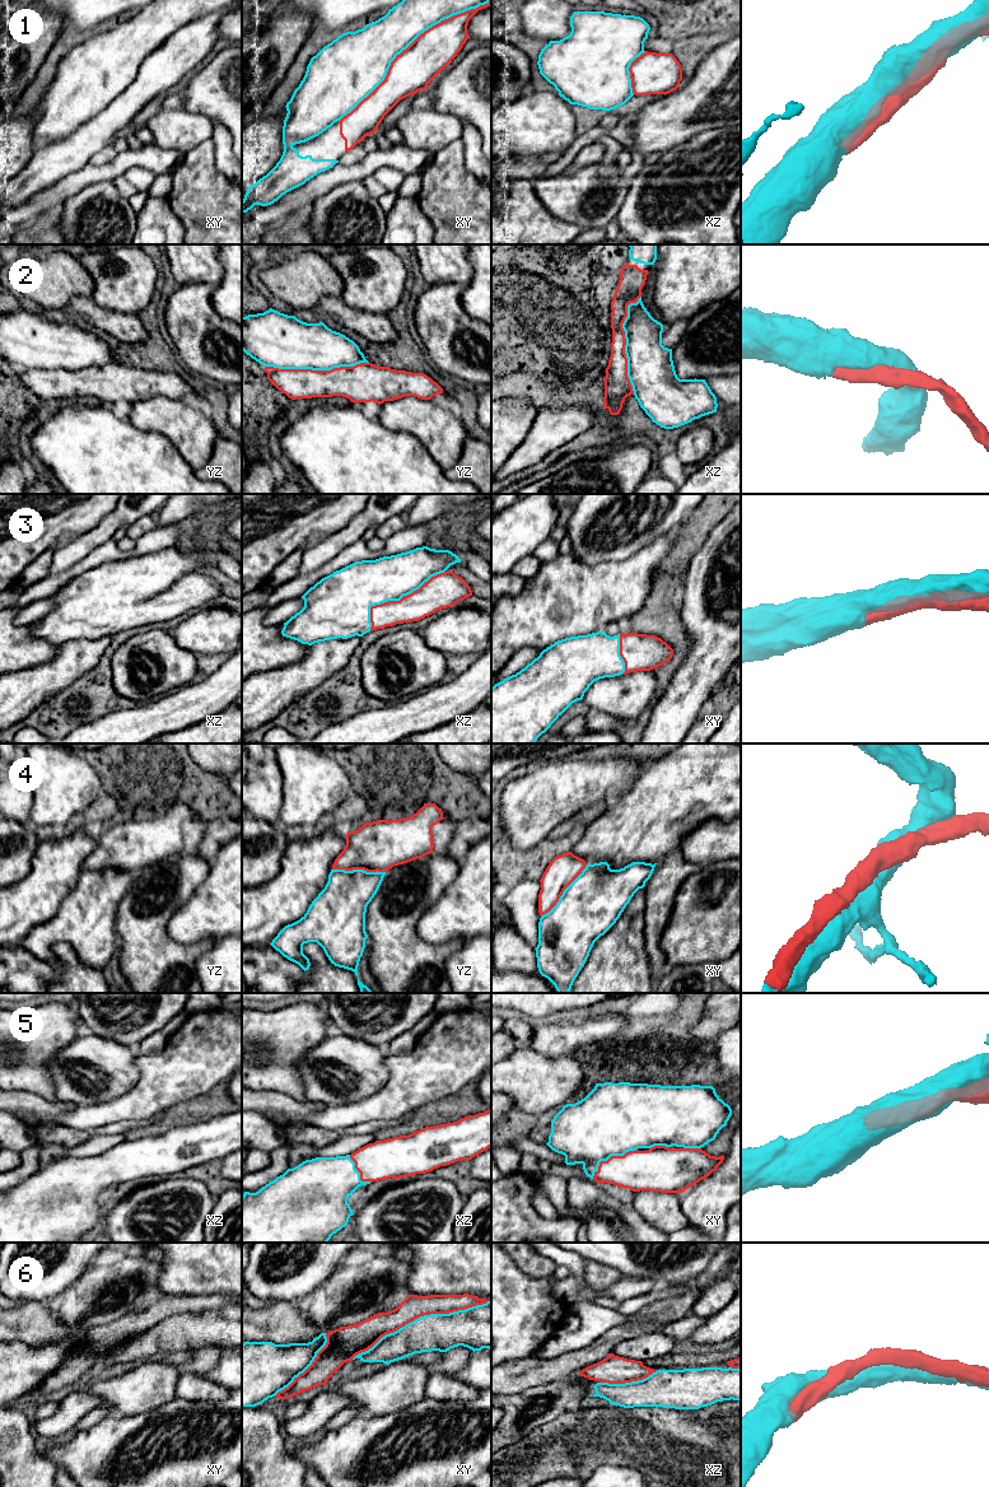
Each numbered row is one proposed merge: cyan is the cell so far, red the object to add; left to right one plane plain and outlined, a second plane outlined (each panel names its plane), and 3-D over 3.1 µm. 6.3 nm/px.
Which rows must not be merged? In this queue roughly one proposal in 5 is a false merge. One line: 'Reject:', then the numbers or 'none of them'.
Reject: none of them

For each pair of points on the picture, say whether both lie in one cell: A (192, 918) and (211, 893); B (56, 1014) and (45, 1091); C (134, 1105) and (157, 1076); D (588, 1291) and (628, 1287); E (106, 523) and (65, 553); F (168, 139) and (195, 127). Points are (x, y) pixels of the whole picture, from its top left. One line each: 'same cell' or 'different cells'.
A: same cell
B: same cell
C: same cell
D: same cell
E: same cell
F: same cell

